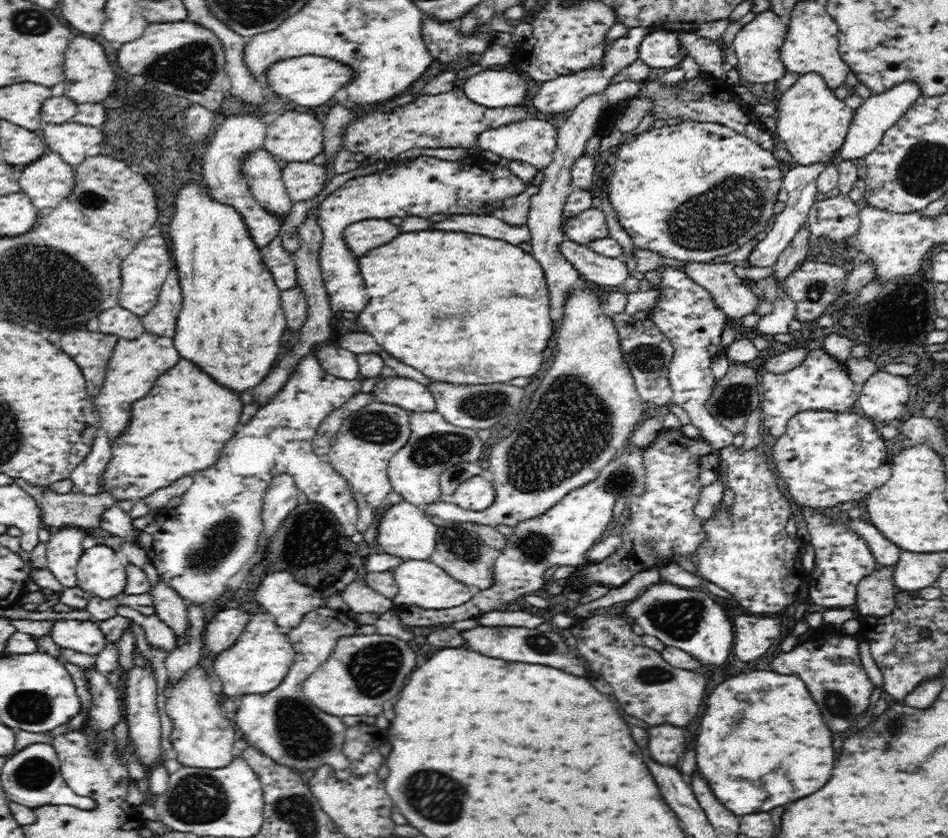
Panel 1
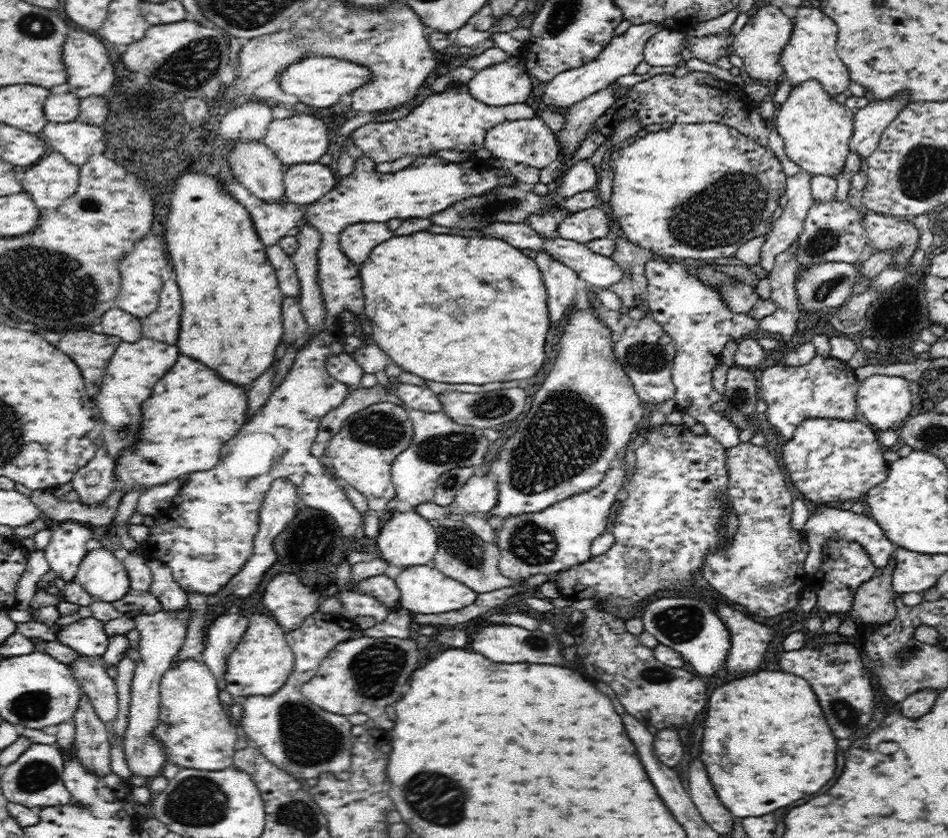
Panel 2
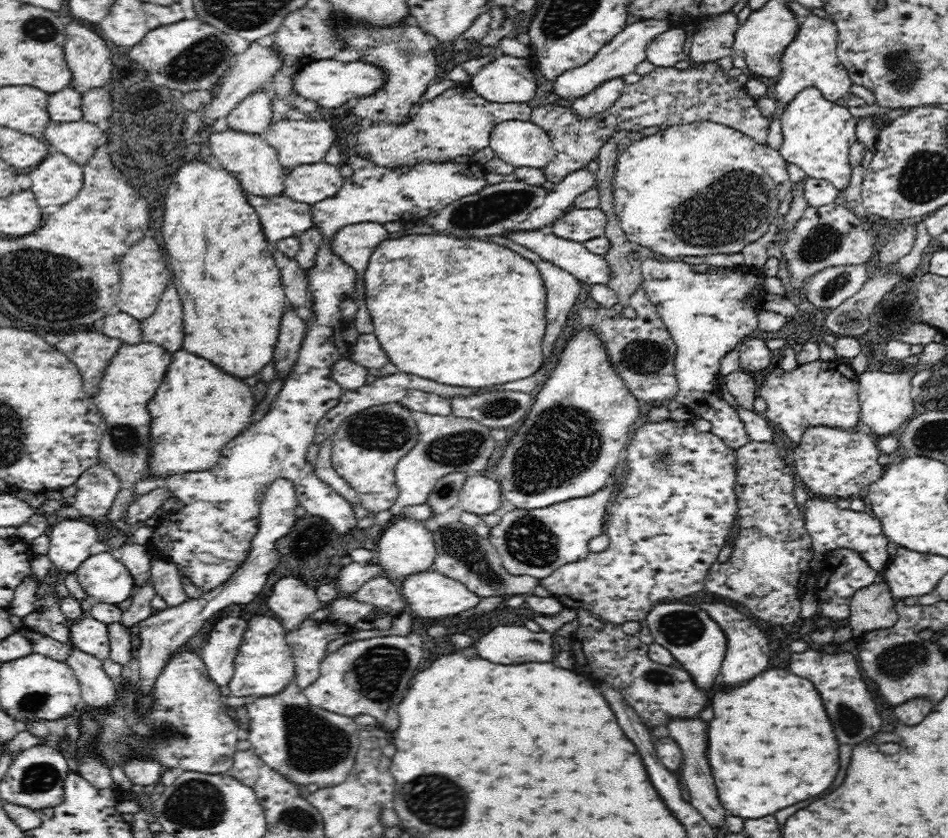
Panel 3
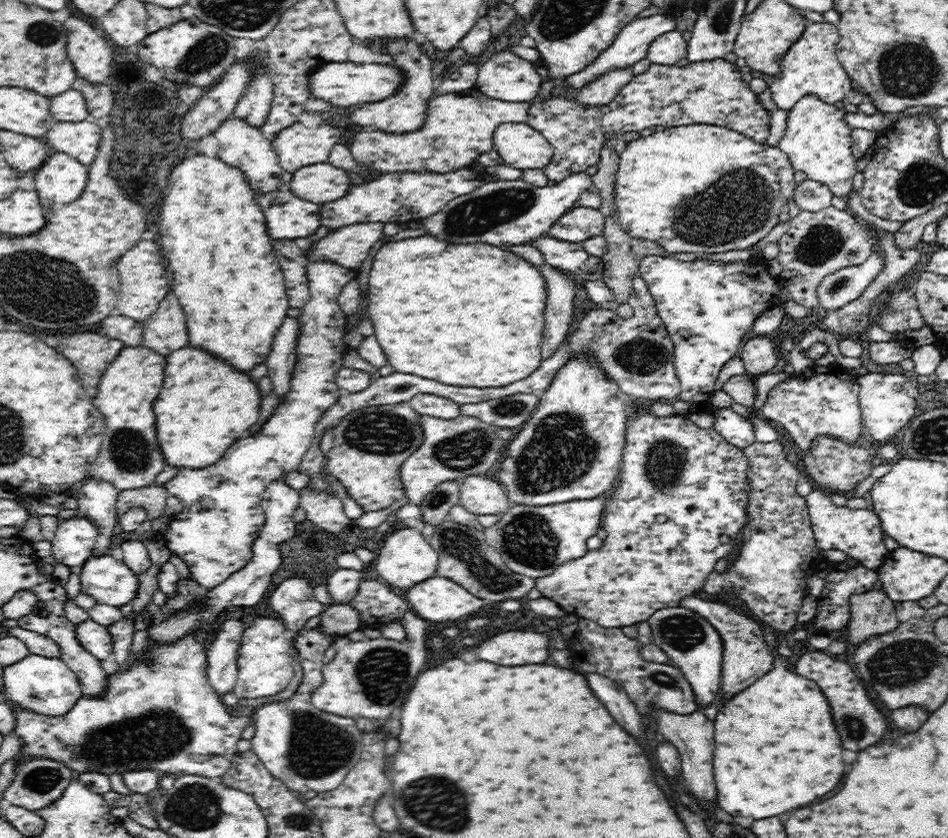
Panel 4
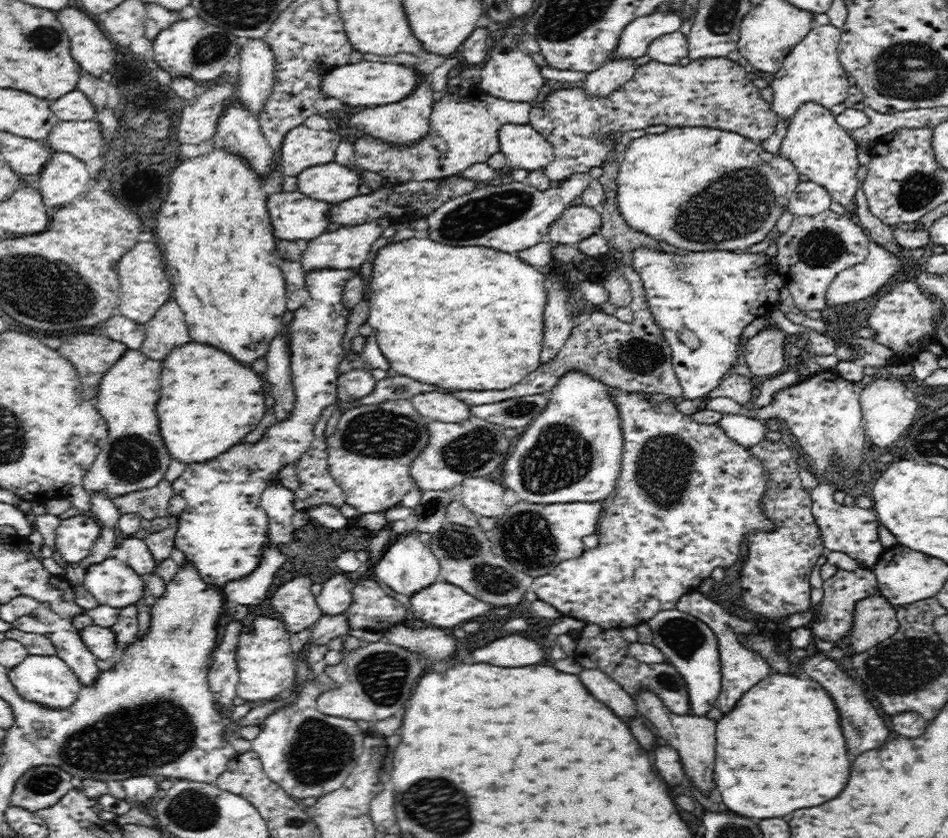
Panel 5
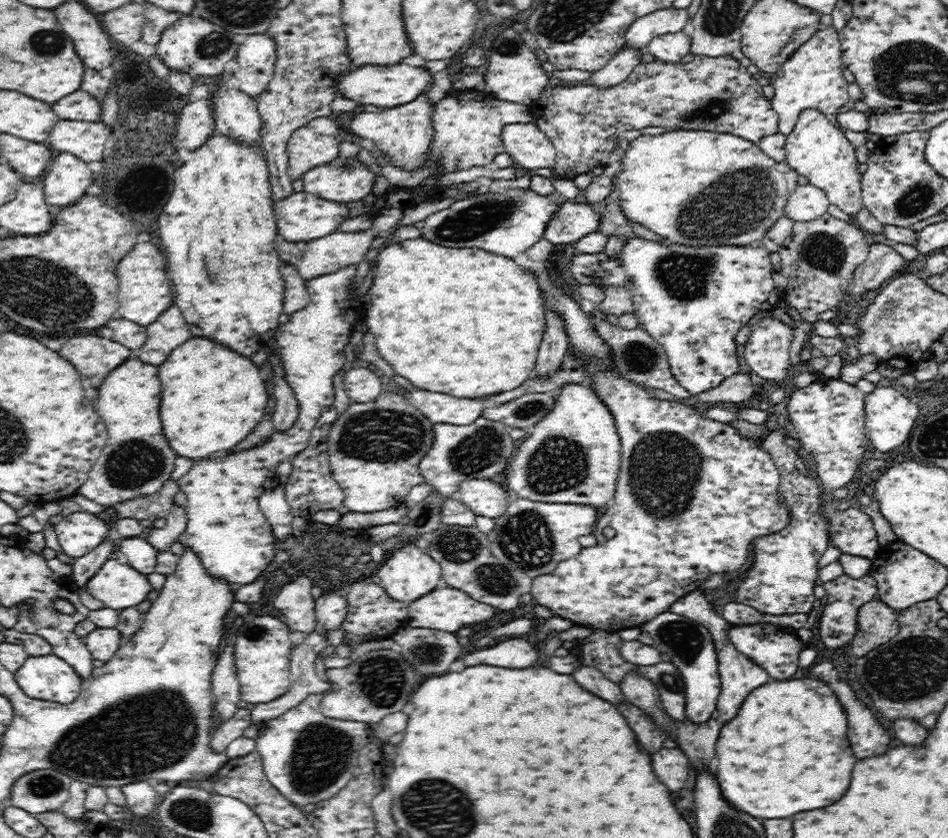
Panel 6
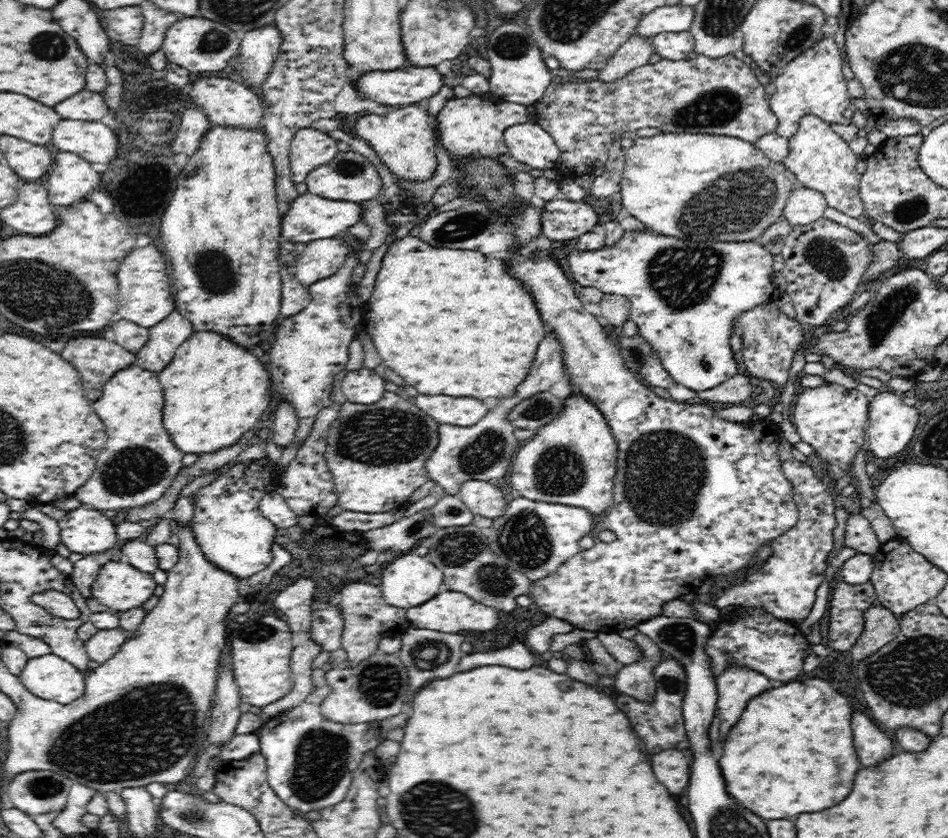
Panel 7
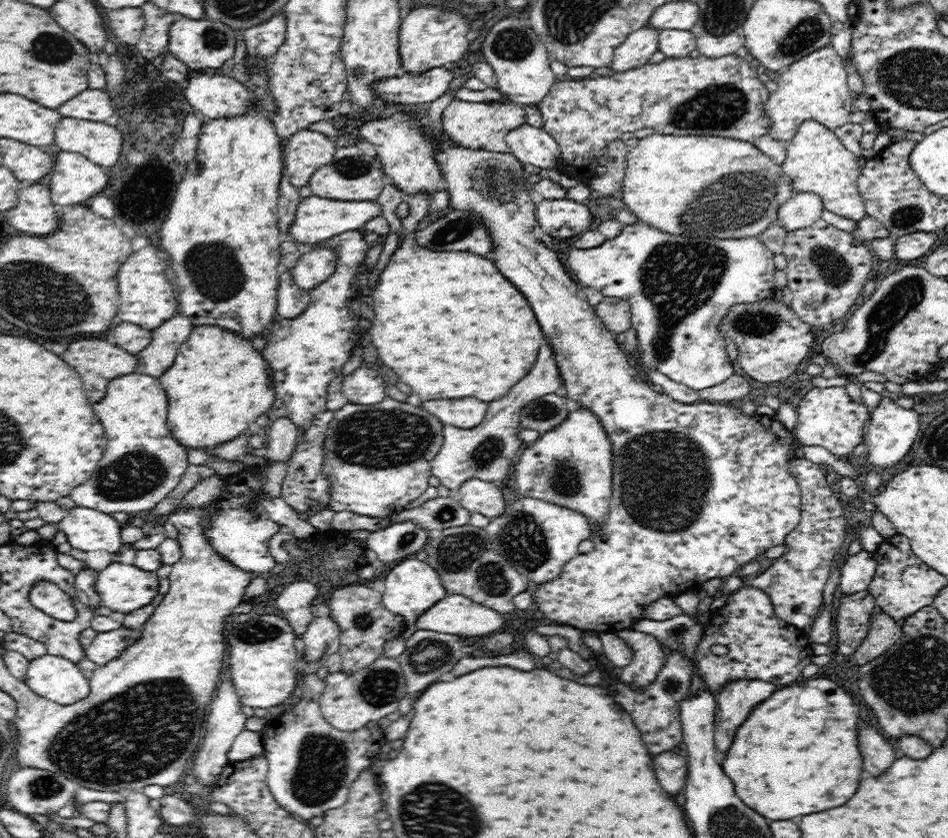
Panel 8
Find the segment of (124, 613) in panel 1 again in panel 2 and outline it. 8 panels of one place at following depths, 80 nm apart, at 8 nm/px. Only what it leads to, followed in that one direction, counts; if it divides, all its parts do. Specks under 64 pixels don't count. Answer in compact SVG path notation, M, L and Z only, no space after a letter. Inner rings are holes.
M189 606L182 608L182 610L162 609L154 614L142 613L138 615L134 613L136 629L138 629L140 633L136 655L138 655L140 659L137 661L131 682L131 707L129 710L128 726L126 727L123 739L123 751L131 775L142 776L147 782L152 777L157 777L162 774L162 770L166 765L164 747L162 747L160 741L156 741L156 739L152 737L152 728L158 726L158 708L160 708L160 691L158 688L160 688L160 680L162 675L173 666L178 654L180 654L180 649L184 644L189 627L189 620L192 615L193 612L191 612Z

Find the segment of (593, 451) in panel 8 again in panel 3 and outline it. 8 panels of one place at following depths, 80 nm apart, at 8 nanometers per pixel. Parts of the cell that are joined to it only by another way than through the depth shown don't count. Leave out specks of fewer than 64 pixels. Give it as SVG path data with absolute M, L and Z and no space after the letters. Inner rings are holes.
M588 327L580 329L567 342L559 357L558 364L537 394L526 422L507 444L496 466L496 481L502 485L505 509L546 508L565 500L592 496L602 490L611 479L620 455L628 446L633 425L639 419L640 401L626 389L622 377L608 361L600 337Z

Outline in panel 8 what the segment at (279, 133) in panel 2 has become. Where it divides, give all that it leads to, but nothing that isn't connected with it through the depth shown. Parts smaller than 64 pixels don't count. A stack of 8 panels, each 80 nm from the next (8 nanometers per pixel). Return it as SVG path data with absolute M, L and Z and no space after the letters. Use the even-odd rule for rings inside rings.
M307 128L296 131L284 146L284 172L286 173L288 180L290 180L290 184L296 189L308 186L310 184L310 177L318 168L328 164L328 162L332 160L335 148L334 140L318 131Z

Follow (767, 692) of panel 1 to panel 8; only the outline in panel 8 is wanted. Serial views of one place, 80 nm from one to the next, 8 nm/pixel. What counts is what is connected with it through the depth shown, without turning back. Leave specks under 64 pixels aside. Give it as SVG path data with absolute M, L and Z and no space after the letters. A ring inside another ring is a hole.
M822 677L808 680L800 686L786 686L774 692L770 700L756 706L754 714L750 714L748 720L738 728L722 768L734 780L738 798L770 820L790 820L842 806L856 794L864 770L858 748L858 722L858 704L832 679Z

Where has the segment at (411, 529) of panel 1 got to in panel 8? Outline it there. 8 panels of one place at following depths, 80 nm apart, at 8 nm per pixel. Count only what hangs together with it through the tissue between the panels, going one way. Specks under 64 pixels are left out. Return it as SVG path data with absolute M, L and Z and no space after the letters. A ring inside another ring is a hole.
M414 556L402 560L397 565L391 566L383 574L386 583L382 603L384 606L398 617L402 617L404 640L408 640L417 630L417 620L434 604L444 600L447 595L443 588L440 575L426 562L416 560Z

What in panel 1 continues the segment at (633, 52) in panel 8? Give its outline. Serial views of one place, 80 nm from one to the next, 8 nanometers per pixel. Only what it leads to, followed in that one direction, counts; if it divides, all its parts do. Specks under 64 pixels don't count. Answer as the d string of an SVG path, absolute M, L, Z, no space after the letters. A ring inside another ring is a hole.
M598 93L582 100L581 104L578 104L574 111L566 116L564 124L557 128L557 145L553 161L546 168L540 170L544 172L546 180L544 180L544 184L540 185L538 194L531 198L528 218L526 218L526 225L531 232L531 255L540 263L544 271L548 292L550 293L552 320L562 320L564 305L573 293L574 284L578 282L580 277L579 272L570 264L570 261L564 258L564 255L558 249L558 244L567 239L564 231L562 231L562 224L565 219L563 208L565 207L566 198L575 189L571 184L572 166L578 157L586 154L586 143L592 135L596 134L597 122L608 107L610 106L608 106L607 97L604 93Z

